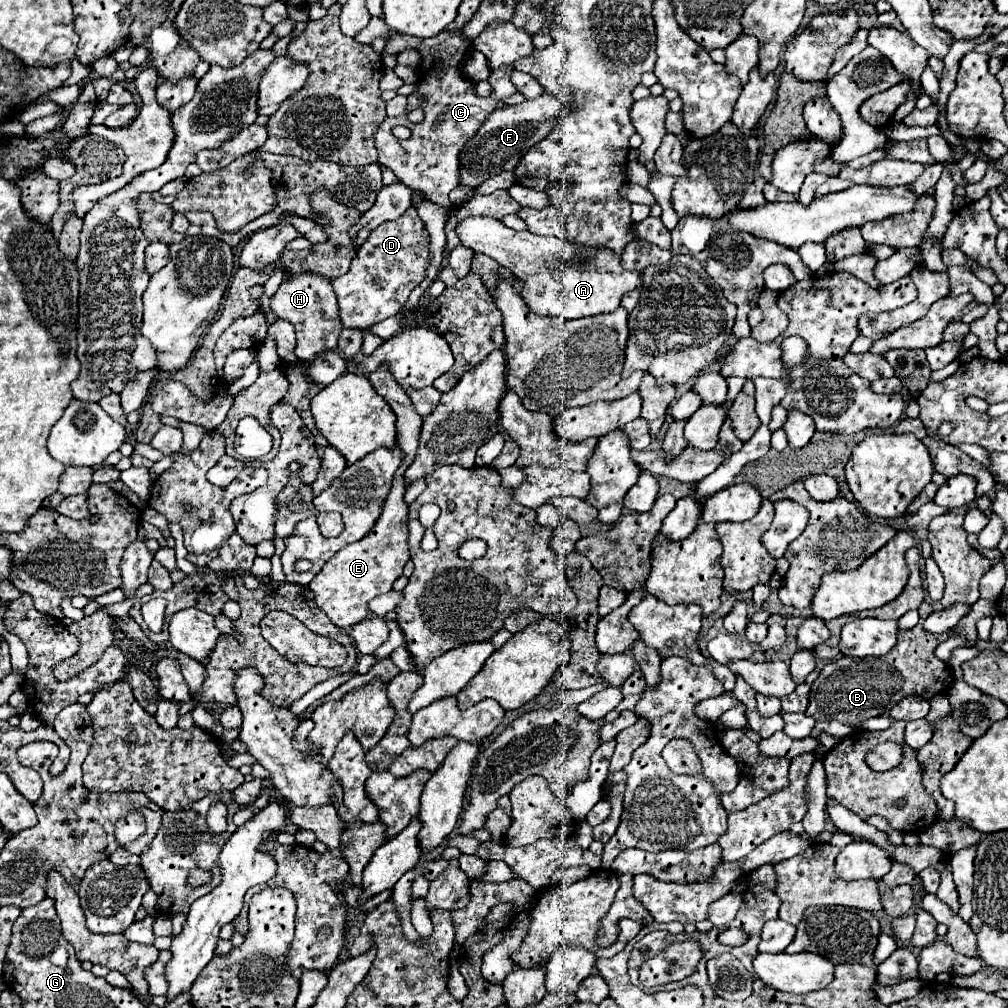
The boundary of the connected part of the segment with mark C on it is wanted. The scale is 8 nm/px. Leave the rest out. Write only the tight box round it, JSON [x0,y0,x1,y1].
[376,31,498,209]

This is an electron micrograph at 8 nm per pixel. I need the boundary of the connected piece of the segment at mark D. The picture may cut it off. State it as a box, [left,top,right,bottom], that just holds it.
[332,209,428,329]

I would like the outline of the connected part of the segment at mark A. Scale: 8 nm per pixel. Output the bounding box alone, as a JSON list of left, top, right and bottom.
[456,217,640,319]

